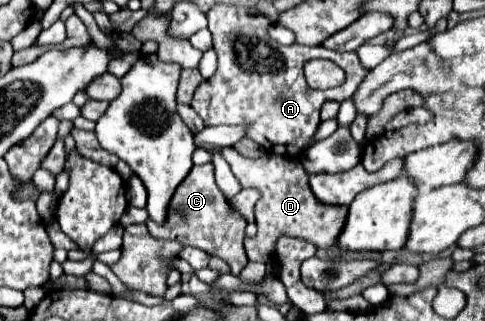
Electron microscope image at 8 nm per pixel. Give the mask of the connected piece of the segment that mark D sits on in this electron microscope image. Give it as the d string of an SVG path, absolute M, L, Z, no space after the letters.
M222 147L222 157L228 161L232 173L244 187L256 187L262 191L262 199L256 203L256 225L258 233L252 239L244 241L246 255L250 261L262 261L272 259L276 255L276 239L280 235L296 237L310 241L317 248L327 249L336 243L338 233L344 227L346 221L346 207L328 207L320 205L320 201L312 195L308 187L308 175L300 163L300 159L288 159L274 153L264 153L258 159L248 159L240 155L234 147Z

